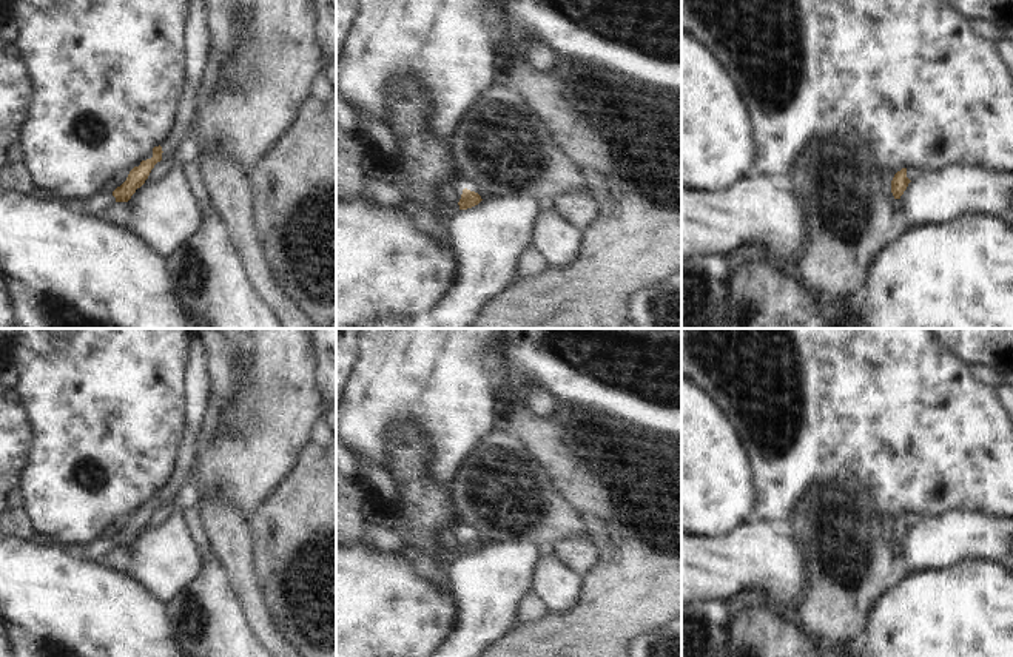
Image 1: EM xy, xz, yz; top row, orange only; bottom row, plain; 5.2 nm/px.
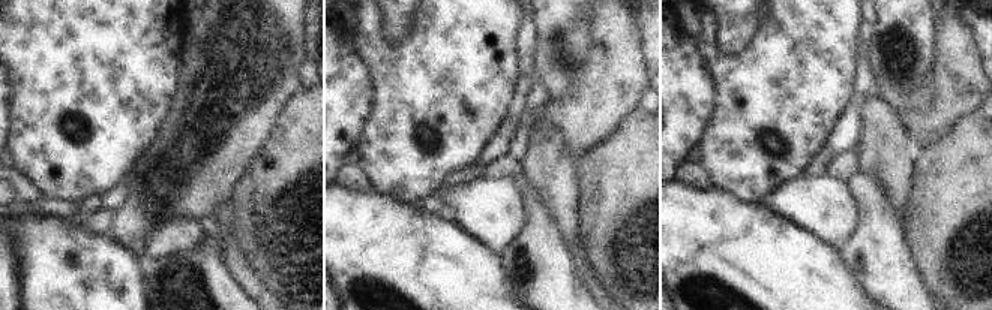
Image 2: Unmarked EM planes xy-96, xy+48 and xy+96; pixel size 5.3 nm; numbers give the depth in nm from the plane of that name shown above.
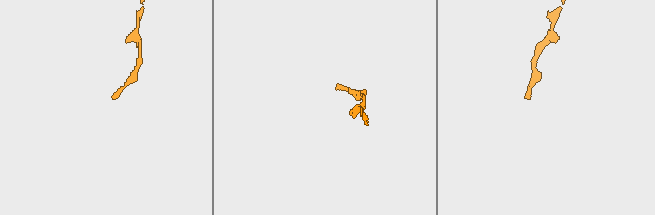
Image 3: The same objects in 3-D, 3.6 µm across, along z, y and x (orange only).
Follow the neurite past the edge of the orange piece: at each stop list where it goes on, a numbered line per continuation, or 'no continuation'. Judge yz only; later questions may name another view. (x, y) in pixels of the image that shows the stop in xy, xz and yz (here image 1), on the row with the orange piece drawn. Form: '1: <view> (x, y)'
no continuation

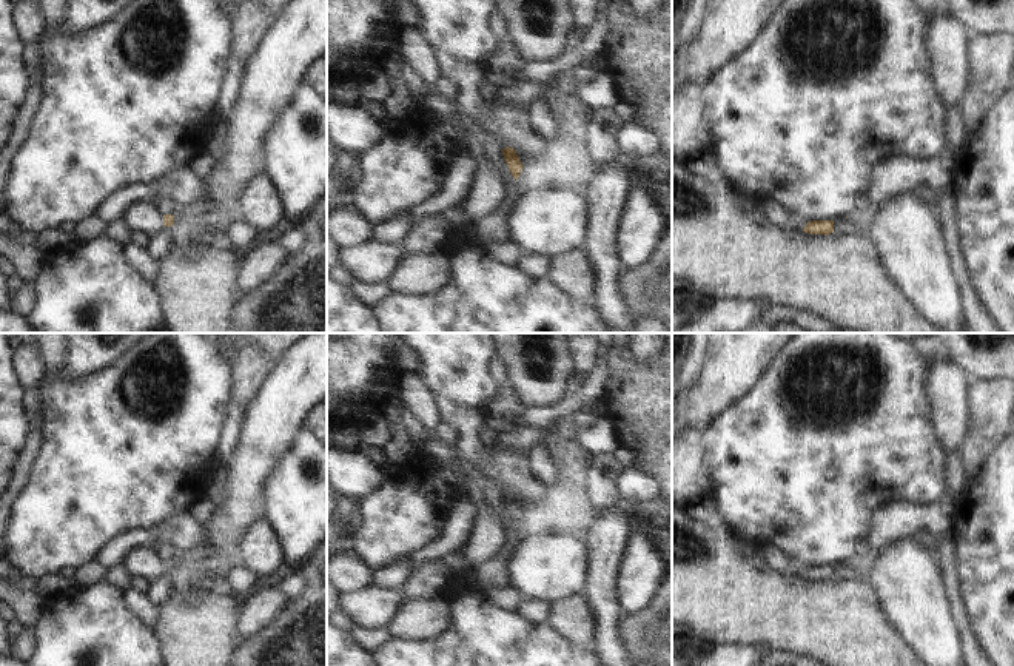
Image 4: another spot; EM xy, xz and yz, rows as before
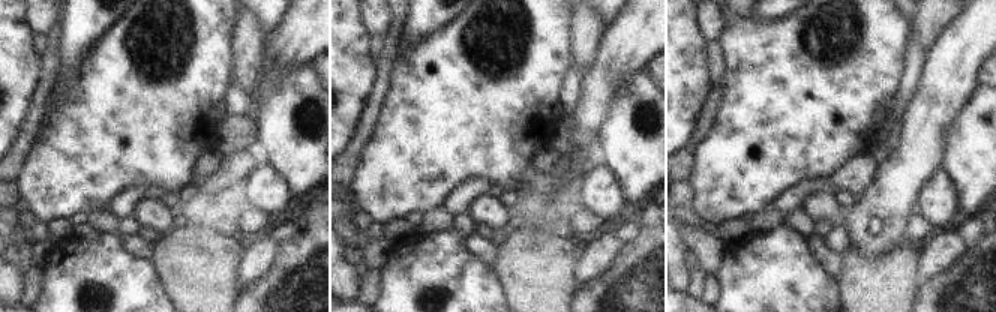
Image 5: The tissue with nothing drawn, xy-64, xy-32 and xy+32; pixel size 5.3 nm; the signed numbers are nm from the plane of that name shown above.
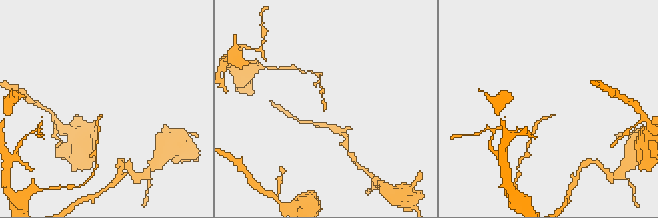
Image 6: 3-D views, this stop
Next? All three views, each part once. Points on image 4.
no continuation

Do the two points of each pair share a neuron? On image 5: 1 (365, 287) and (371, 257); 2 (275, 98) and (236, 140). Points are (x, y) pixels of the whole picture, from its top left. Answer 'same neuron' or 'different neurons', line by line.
1: different neurons
2: different neurons

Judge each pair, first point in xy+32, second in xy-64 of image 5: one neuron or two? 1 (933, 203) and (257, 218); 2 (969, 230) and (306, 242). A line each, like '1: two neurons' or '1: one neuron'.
1: two neurons
2: two neurons

